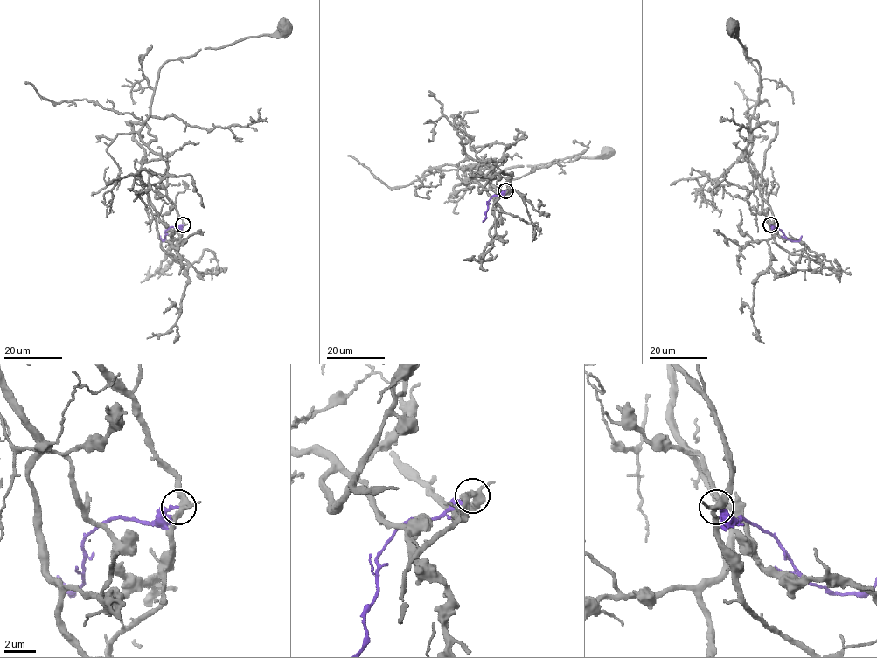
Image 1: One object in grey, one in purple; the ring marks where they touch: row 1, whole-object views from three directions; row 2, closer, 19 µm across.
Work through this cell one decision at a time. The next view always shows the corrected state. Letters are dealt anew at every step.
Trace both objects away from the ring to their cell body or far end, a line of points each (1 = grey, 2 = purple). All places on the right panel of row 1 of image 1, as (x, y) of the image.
1: (770, 225), (771, 209), (742, 155), (758, 101), (759, 65), (747, 56), (730, 26)
2: (770, 225), (792, 241), (797, 241), (801, 236)

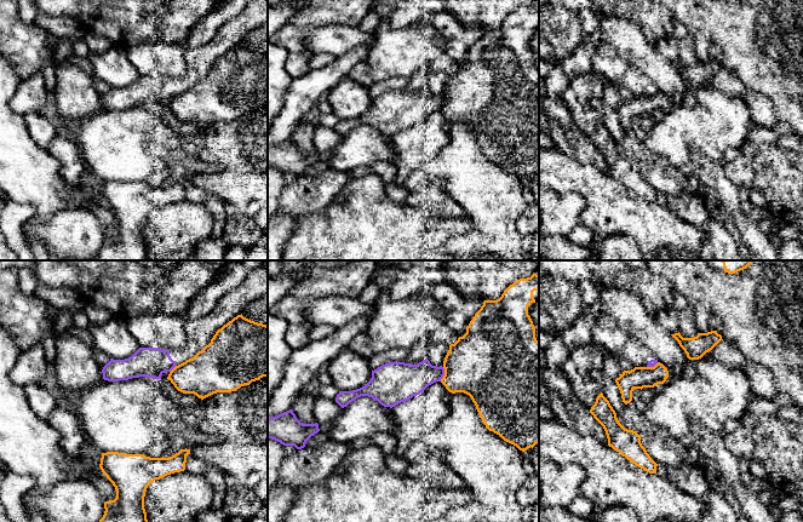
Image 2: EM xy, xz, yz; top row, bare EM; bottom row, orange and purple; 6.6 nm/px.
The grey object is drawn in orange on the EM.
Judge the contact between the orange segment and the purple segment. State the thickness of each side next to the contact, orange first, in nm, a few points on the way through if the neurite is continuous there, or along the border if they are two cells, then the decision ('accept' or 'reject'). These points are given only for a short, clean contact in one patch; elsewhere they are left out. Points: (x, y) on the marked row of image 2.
440 nm thick on the orange side, 220 nm on the other; reject

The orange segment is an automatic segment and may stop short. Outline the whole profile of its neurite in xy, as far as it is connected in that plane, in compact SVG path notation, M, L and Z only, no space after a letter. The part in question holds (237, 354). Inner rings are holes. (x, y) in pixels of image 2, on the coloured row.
M241 314L218 329L211 343L193 358L176 366L170 372L167 379L178 391L194 394L203 400L217 392L236 391L241 386L249 385L252 382L259 380L263 377L268 377L268 326L251 321Z

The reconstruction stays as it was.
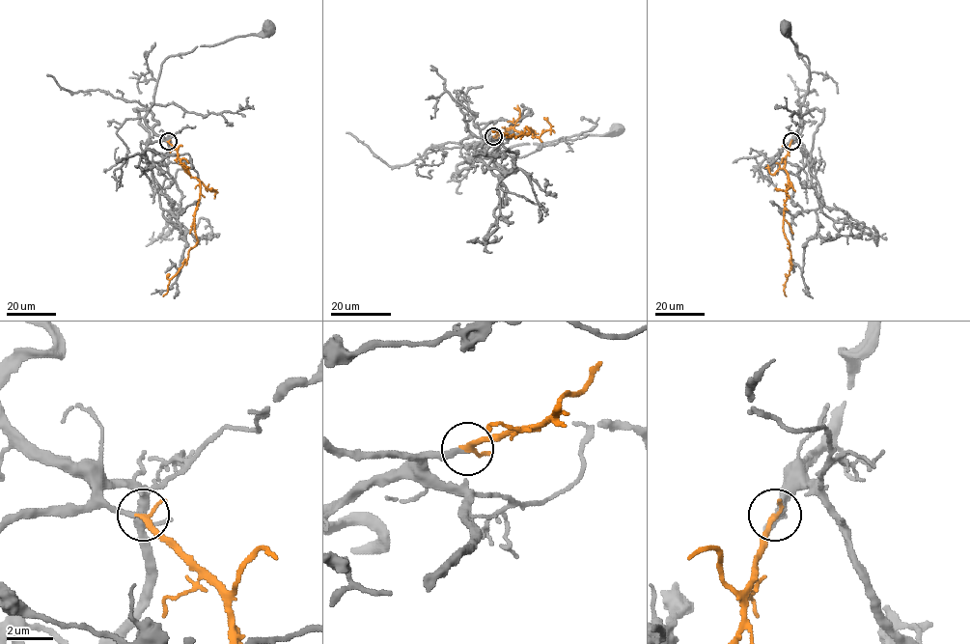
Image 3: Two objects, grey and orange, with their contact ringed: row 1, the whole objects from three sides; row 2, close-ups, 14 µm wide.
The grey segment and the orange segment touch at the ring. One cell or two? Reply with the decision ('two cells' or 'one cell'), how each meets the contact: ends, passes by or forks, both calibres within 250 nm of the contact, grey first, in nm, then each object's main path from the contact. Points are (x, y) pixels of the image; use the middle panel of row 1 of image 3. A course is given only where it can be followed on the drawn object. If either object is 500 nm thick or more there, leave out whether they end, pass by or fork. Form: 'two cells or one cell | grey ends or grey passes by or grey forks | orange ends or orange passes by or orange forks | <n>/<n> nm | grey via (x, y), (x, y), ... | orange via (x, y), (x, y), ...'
one cell | grey ends | orange passes by | 200/190 nm | grey via (494, 137), (465, 148), (471, 148), (480, 158), (490, 158), (514, 146), (576, 134), (609, 134), (615, 127) | orange via (494, 137), (513, 128), (527, 133), (533, 130), (526, 126), (529, 134), (509, 137), (493, 127), (487, 130)

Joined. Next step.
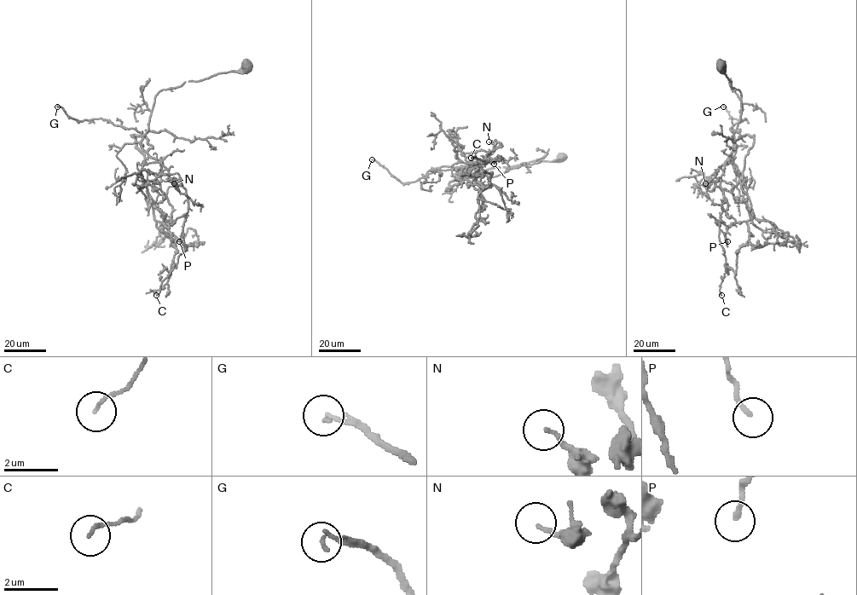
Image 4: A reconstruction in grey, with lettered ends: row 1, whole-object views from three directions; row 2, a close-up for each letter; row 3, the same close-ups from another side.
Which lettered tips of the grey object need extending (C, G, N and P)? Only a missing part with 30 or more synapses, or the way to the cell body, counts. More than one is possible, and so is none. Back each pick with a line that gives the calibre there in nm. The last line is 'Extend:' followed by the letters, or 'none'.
G: 130 nm
Extend: G

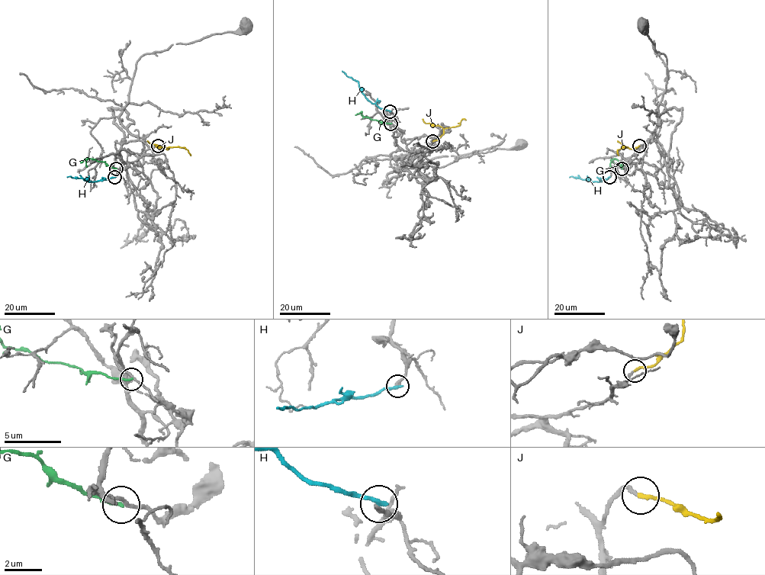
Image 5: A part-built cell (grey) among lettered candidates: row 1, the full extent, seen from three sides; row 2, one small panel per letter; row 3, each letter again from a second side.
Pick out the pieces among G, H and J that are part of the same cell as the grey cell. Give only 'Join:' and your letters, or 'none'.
Join: J

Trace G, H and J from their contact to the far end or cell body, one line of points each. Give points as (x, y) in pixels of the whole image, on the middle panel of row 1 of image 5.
G: (391, 123), (373, 120), (361, 113), (355, 115)
H: (390, 111), (379, 108), (369, 101), (358, 81), (342, 71)
J: (432, 141), (441, 135), (444, 129), (455, 127), (462, 119), (465, 120)

